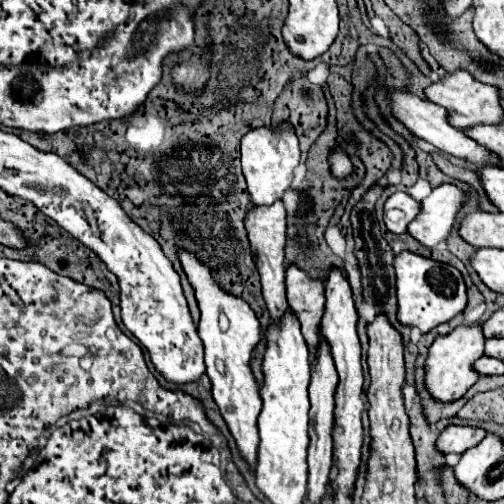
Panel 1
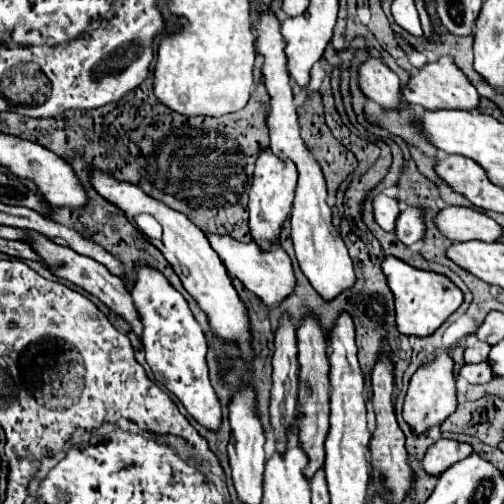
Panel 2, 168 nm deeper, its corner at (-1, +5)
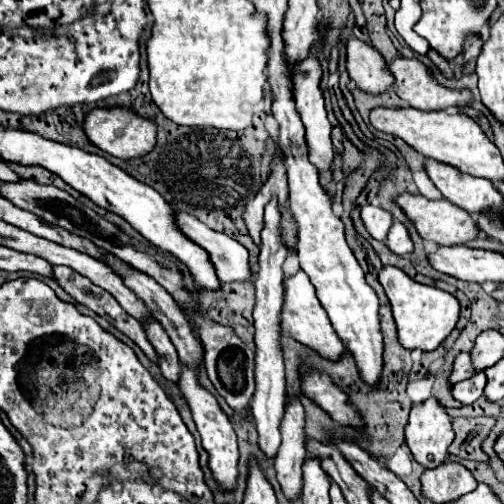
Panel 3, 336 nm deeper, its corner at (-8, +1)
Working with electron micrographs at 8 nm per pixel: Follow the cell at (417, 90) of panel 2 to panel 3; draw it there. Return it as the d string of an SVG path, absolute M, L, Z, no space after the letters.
M396 59L388 65L396 77L396 93L400 99L422 111L440 111L450 107L466 107L472 101L470 89L448 89L418 59Z

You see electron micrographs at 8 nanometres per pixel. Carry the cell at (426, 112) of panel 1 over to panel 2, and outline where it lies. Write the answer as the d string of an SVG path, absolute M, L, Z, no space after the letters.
M369 57L359 65L359 89L363 95L385 109L393 109L401 99L399 77L375 57Z

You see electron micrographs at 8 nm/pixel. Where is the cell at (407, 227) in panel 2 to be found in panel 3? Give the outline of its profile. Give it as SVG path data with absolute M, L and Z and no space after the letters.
M396 221L396 223L392 225L392 229L390 229L390 233L388 233L388 239L386 239L386 245L388 245L390 251L396 253L396 255L410 255L410 253L412 253L414 243L412 243L412 239L410 239L408 229L406 229L404 223Z

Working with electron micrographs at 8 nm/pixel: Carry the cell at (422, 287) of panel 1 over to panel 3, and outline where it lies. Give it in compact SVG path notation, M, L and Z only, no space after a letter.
M384 267L378 275L378 281L382 283L390 305L392 313L398 325L398 341L406 349L422 349L422 351L432 351L436 349L456 327L458 317L460 317L460 303L452 293L446 293L442 289L422 285L408 277L402 269L398 267Z

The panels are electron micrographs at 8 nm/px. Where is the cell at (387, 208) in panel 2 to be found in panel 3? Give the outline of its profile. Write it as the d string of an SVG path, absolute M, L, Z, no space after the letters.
M366 205L362 207L362 221L368 229L368 233L378 239L378 241L384 241L386 235L388 235L388 227L392 227L394 219L392 219L392 213L390 211L384 211L382 207L374 207L374 205Z

